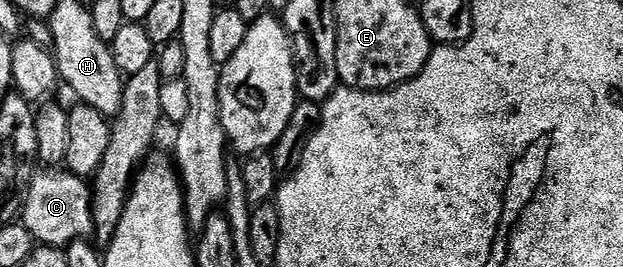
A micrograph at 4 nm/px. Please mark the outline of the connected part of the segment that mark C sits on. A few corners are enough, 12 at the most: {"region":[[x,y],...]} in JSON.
{"region":[[33,173],[22,224],[37,243],[64,248],[91,235],[85,179]]}

